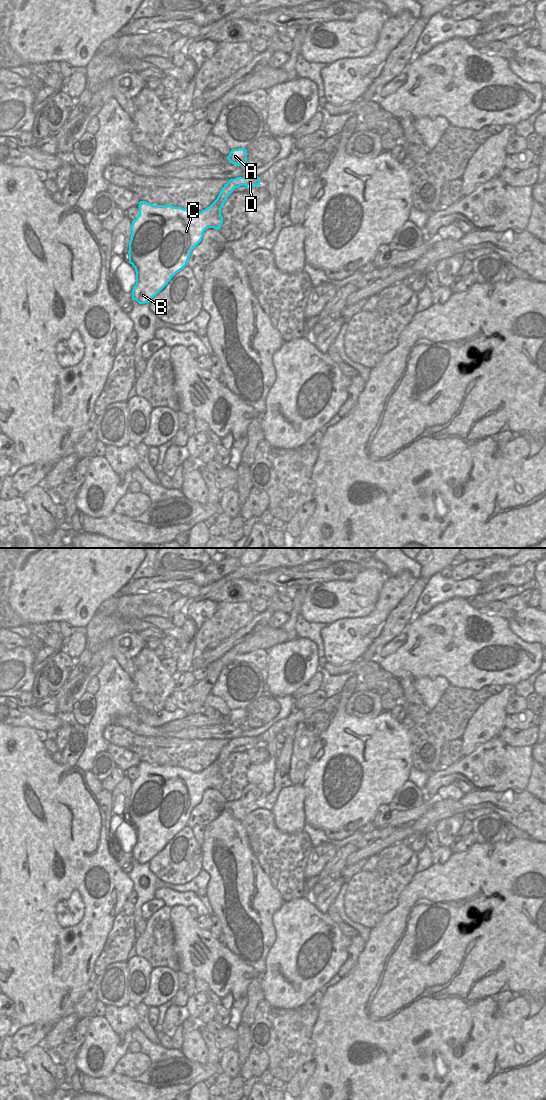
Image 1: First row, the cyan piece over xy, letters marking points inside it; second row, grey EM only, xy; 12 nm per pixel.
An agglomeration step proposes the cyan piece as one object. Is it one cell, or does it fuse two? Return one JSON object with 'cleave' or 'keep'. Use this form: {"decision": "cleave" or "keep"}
{"decision": "keep"}

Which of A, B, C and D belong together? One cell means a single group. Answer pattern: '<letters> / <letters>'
A B C D

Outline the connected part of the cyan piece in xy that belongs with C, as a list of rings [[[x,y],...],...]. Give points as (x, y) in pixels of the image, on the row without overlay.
[[[237,737],[230,739],[220,751],[217,759],[201,772],[192,772],[172,765],[153,765],[139,762],[139,775],[132,781],[129,801],[129,823],[136,831],[136,844],[132,850],[132,859],[139,864],[149,863],[188,822],[192,810],[201,802],[208,788],[219,790],[223,777],[221,769],[235,748],[244,745],[251,749],[260,744],[260,738]]]

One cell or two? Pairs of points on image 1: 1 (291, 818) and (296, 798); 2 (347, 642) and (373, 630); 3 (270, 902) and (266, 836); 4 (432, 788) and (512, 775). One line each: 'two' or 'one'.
1: one
2: one
3: two
4: one

